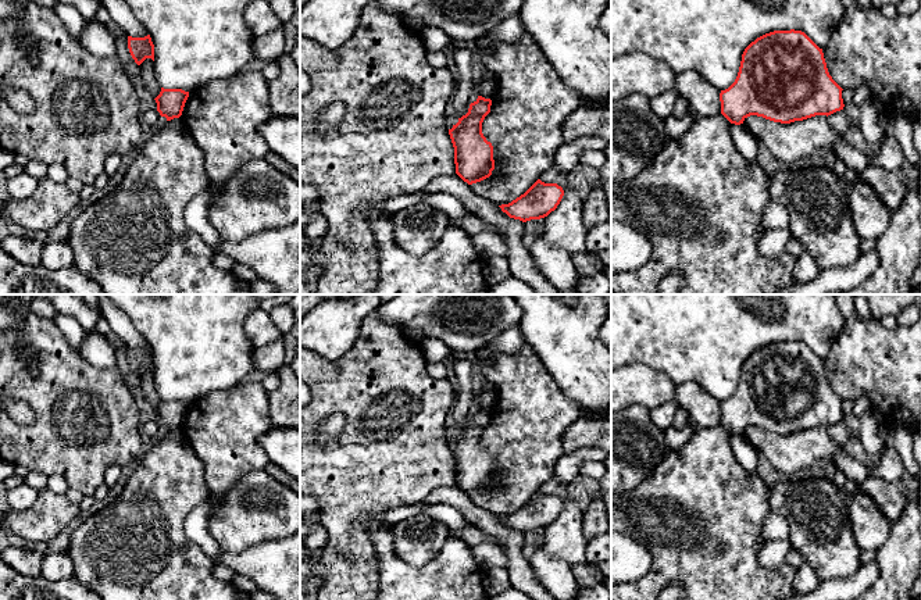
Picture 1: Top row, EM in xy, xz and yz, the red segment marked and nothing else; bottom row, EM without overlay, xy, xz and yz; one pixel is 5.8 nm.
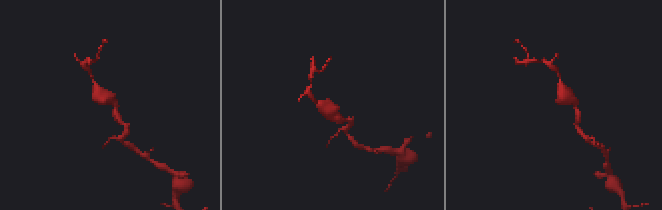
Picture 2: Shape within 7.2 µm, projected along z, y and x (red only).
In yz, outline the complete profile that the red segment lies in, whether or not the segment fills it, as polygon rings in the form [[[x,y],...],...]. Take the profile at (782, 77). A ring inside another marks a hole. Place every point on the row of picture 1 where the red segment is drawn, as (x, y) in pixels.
[[[774,31],[757,38],[742,54],[735,82],[720,93],[721,114],[735,125],[750,115],[790,124],[843,110],[842,88],[828,72],[822,49],[802,31]]]

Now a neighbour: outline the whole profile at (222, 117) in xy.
[[[242,71],[189,93],[181,118],[204,156],[211,185],[221,188],[243,164],[265,160],[269,147],[258,133],[258,126],[271,117],[269,83],[261,71]]]

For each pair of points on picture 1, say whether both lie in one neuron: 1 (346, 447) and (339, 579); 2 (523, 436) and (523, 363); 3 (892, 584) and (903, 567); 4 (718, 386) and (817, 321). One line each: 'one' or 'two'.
1: one
2: one
3: one
4: one

